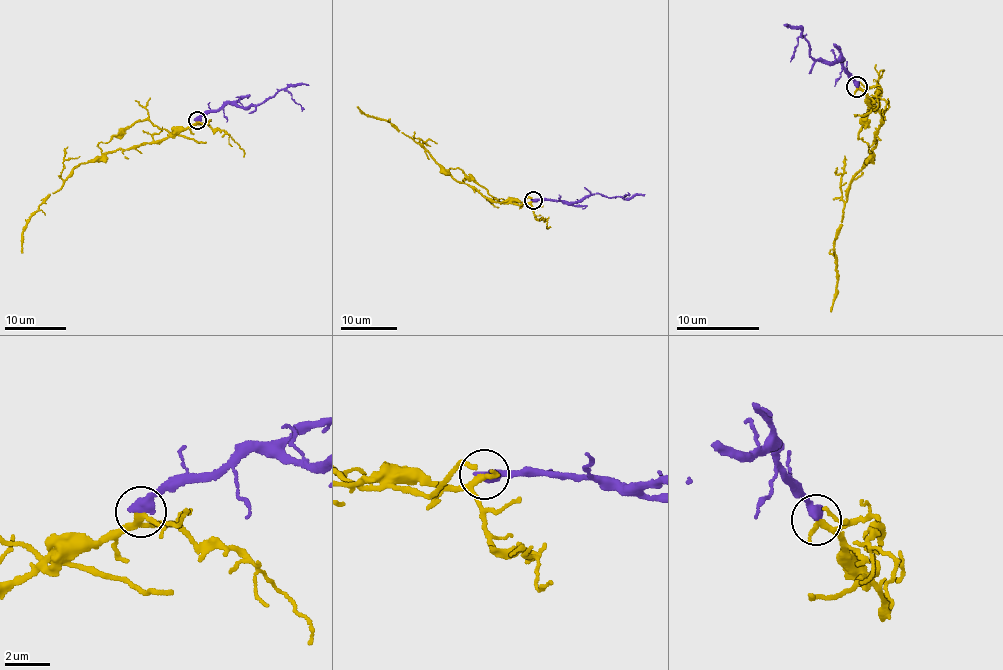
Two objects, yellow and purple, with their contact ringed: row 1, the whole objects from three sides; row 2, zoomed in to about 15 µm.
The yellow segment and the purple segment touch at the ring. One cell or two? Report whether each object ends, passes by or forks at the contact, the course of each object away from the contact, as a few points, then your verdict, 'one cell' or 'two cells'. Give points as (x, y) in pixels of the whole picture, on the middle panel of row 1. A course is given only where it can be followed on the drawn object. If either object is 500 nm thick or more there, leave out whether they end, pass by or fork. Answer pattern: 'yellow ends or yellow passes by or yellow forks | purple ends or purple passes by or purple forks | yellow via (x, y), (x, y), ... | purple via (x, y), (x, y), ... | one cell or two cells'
yellow via (534, 200), (529, 203), (487, 200), (458, 181), (411, 138), (390, 122), (365, 114), (358, 107) | purple via (534, 200), (566, 203), (583, 200), (597, 194), (626, 197), (628, 192) | two cells

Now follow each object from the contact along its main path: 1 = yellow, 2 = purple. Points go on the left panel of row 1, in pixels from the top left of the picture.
1: (198, 121), (166, 137), (115, 149), (72, 171), (29, 219), (23, 232), (22, 252)
2: (198, 121), (228, 103), (262, 104), (282, 89), (291, 93), (302, 112)

